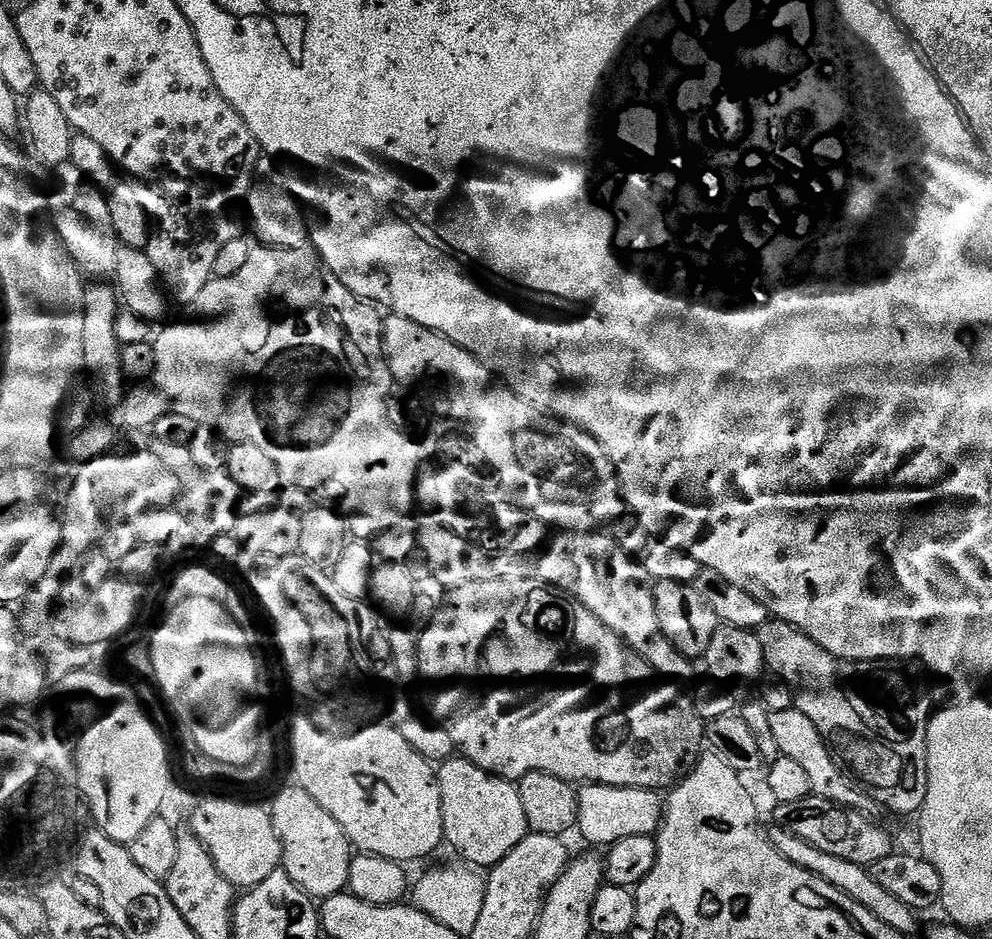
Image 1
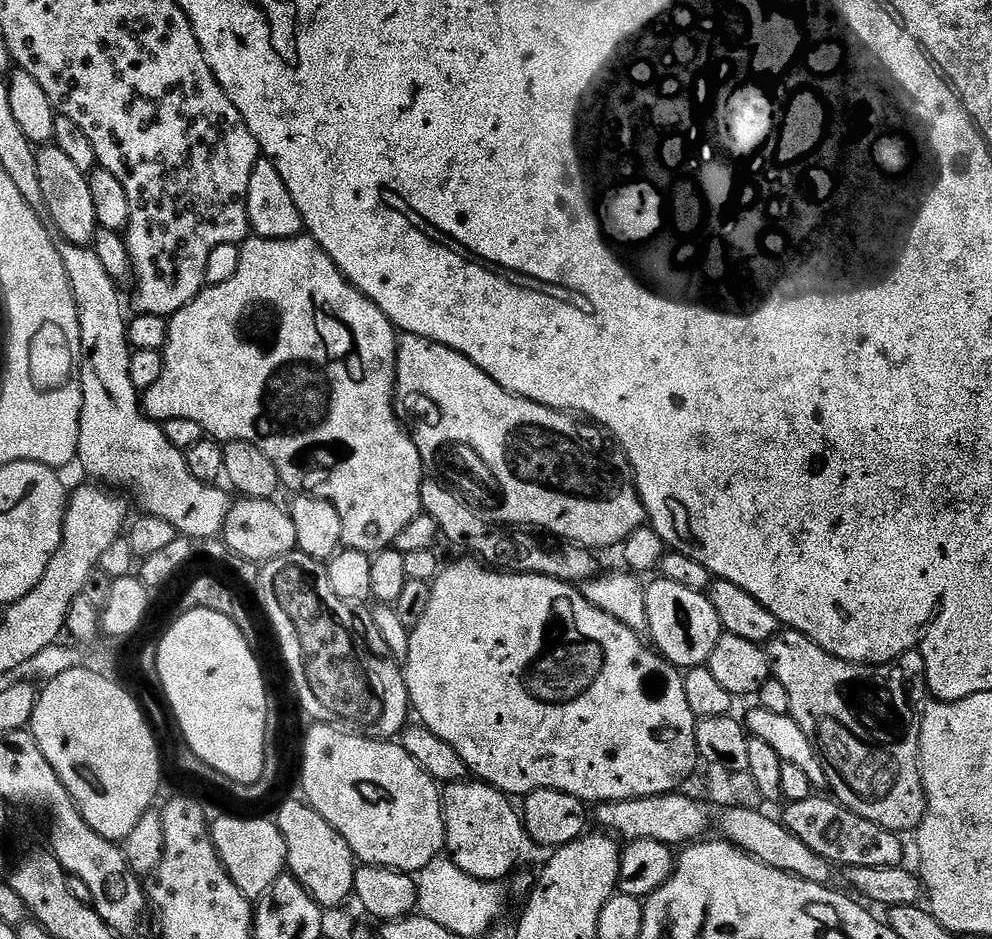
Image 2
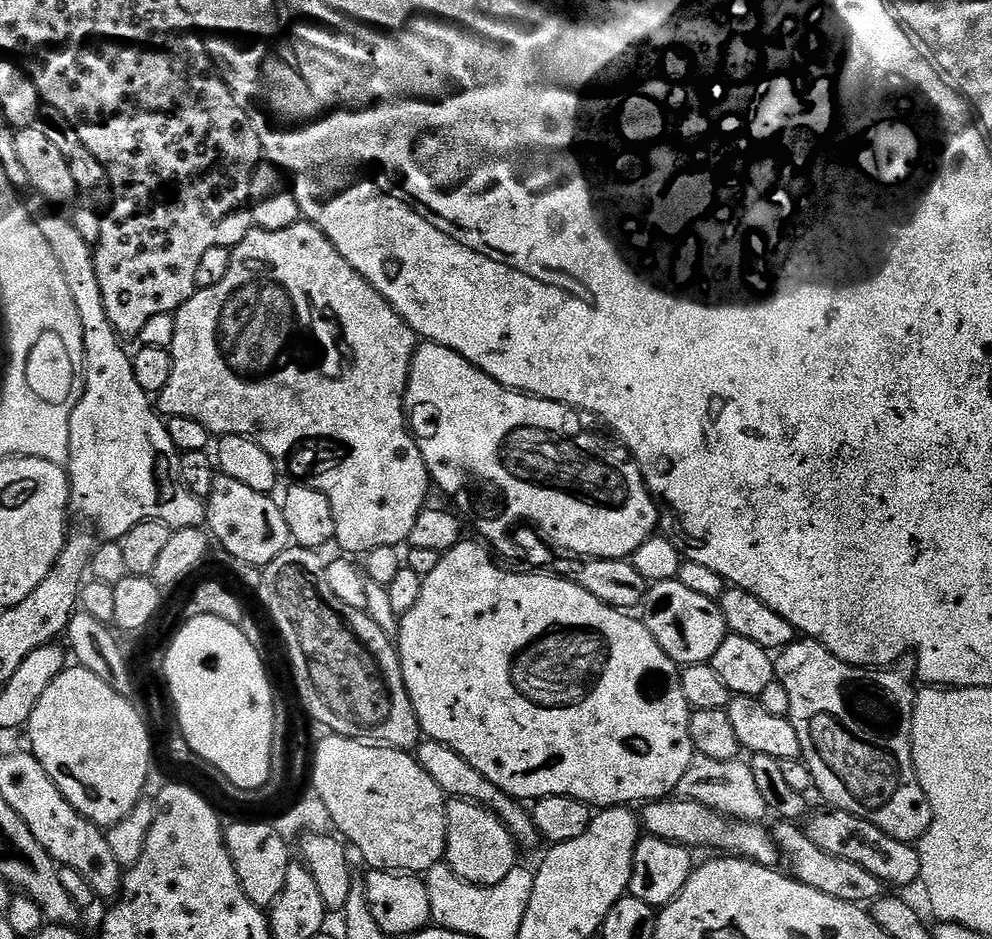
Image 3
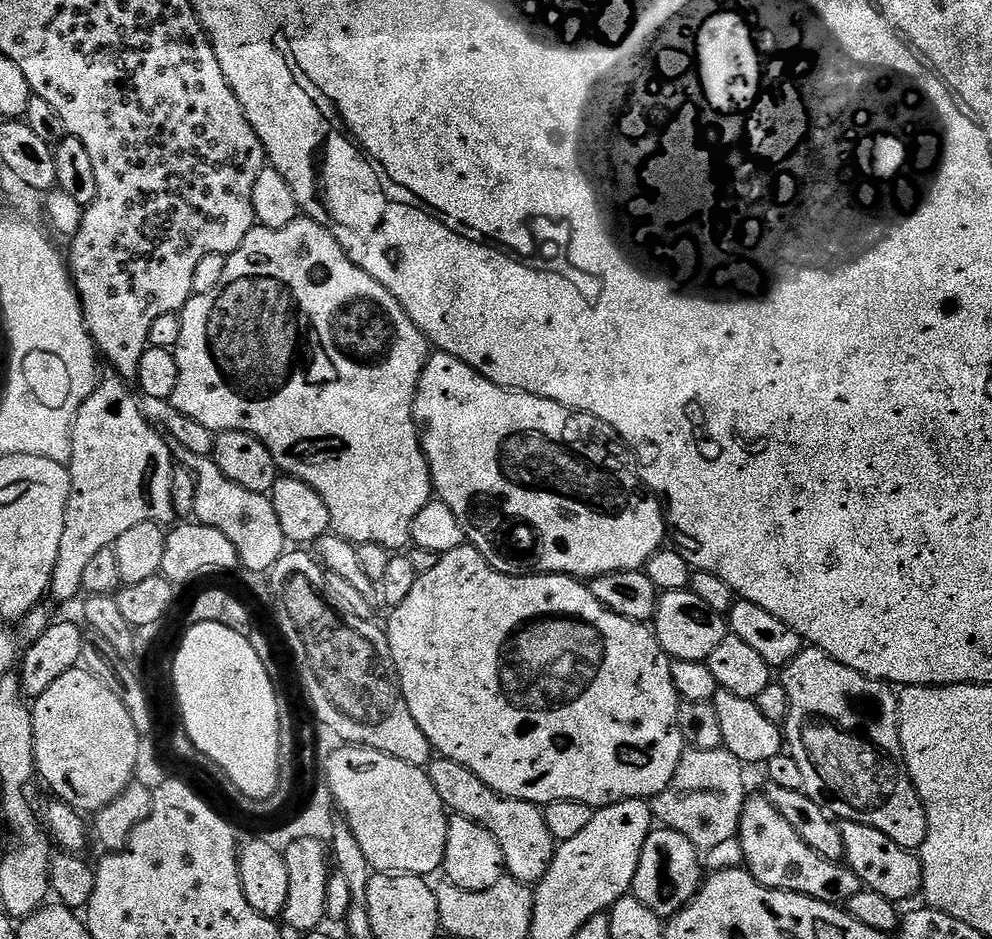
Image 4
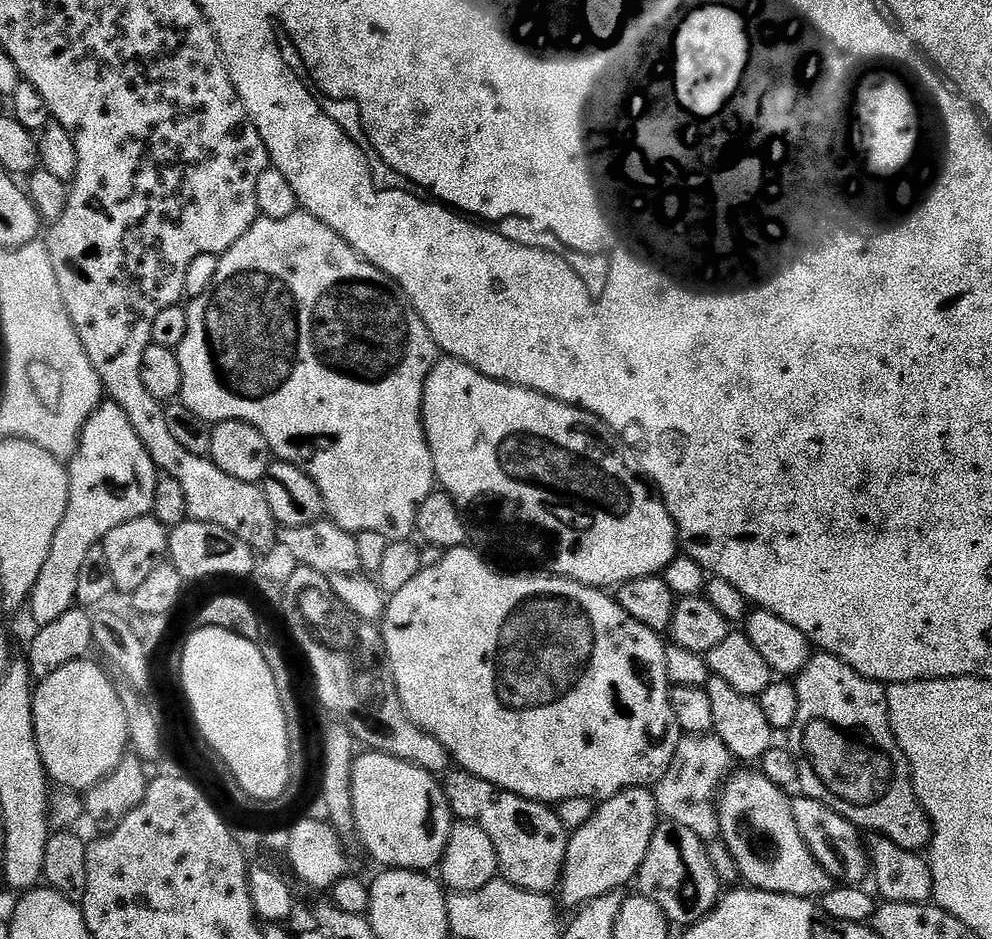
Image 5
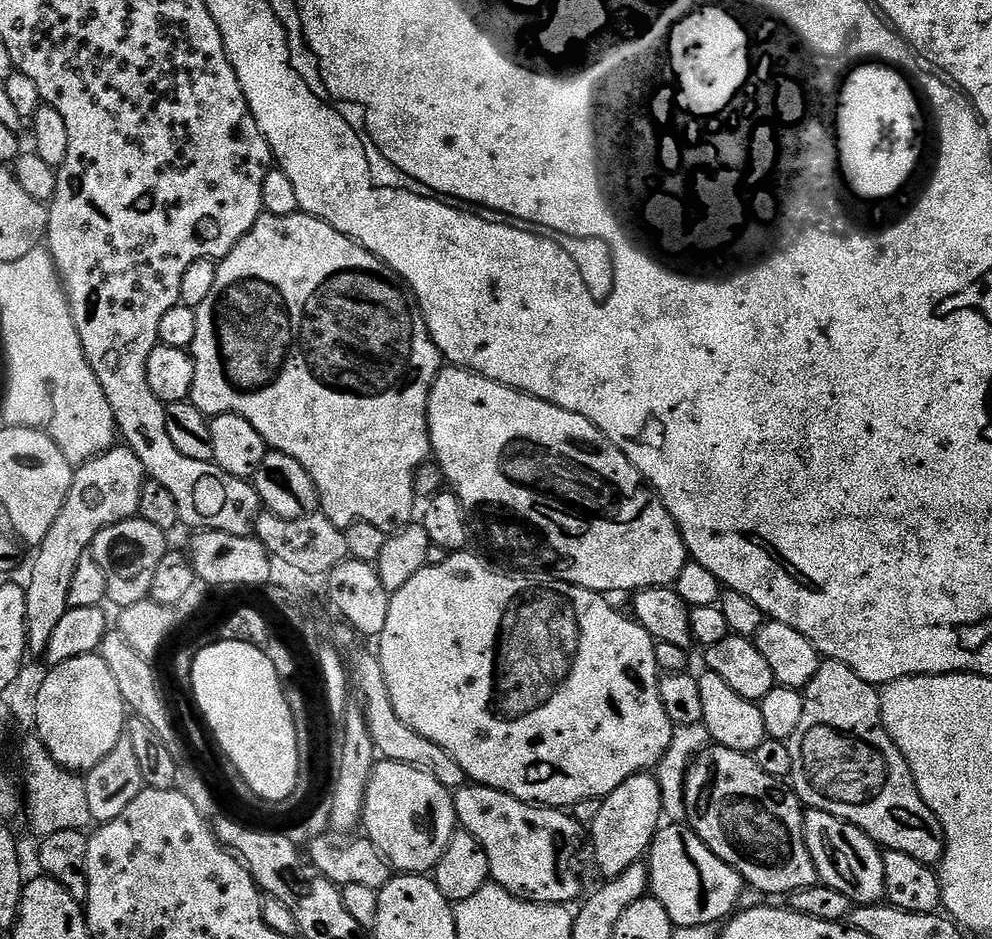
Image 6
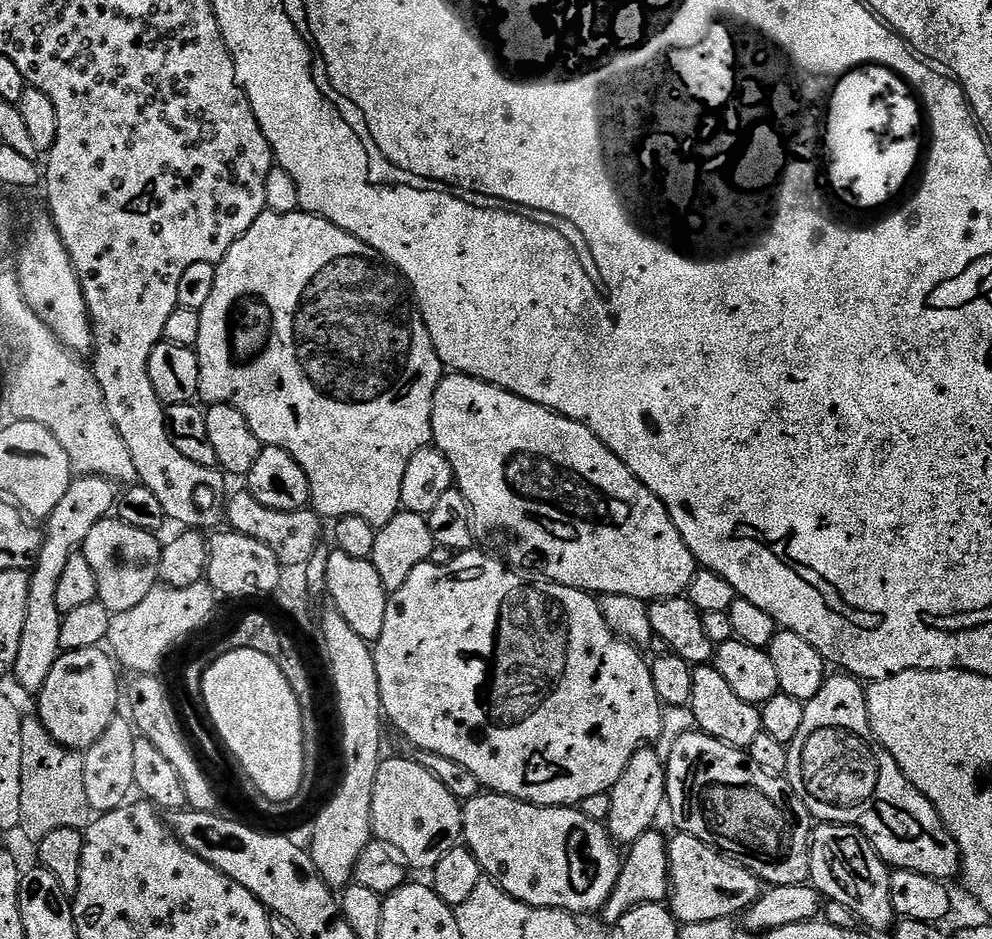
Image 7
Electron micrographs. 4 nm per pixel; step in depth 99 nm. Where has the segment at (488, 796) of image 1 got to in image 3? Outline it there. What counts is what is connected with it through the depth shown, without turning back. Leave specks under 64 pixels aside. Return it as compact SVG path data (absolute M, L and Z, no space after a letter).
M449 799L446 804L446 834L448 835L448 851L446 862L468 884L498 886L510 870L518 866L516 851L518 845L513 840L510 830L488 808L474 803L472 800Z

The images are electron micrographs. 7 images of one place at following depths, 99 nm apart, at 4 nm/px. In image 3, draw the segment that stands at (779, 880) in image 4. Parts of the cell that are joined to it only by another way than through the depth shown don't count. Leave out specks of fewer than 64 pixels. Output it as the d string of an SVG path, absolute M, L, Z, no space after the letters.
M792 822L777 823L777 828L771 829L776 844L780 847L781 857L789 864L793 880L806 886L814 886L814 890L822 890L822 894L830 894L830 898L842 898L851 904L861 906L878 899L882 894L882 885L874 874L862 870L862 866L854 866L854 862L846 862L842 858L834 858L826 854L826 850L818 850L814 842L810 842L807 831Z

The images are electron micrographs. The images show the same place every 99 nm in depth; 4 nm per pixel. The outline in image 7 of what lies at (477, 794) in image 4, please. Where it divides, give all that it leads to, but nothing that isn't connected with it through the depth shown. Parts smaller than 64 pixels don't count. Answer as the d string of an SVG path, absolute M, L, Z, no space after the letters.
M481 794L463 805L464 830L462 833L463 843L478 858L480 871L487 879L496 881L496 884L506 894L518 898L522 903L529 904L535 908L563 908L565 912L581 914L580 912L599 913L604 903L610 898L614 886L618 882L618 874L622 867L622 852L607 827L601 821L586 818L586 814L576 806L565 806L563 808L544 808L541 804L528 804L525 800L515 800L512 796L501 796L499 794Z

